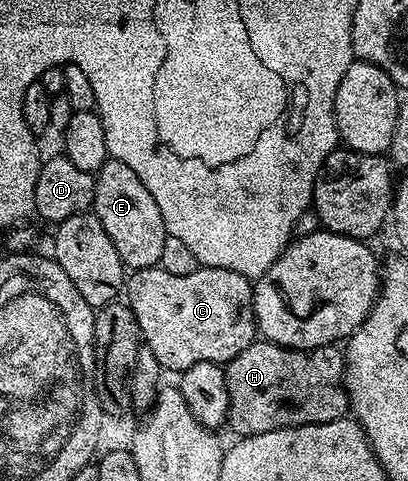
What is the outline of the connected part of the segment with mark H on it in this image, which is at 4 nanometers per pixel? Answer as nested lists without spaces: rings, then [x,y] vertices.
[[[255,339],[235,359],[231,359],[224,366],[225,378],[227,379],[227,391],[229,392],[229,419],[228,428],[237,432],[238,438],[250,437],[251,435],[263,435],[263,431],[275,431],[276,429],[290,429],[296,425],[318,425],[319,423],[331,423],[350,412],[349,392],[345,390],[345,355],[336,344],[324,345],[318,349],[288,349],[282,345],[276,345],[264,339]]]

